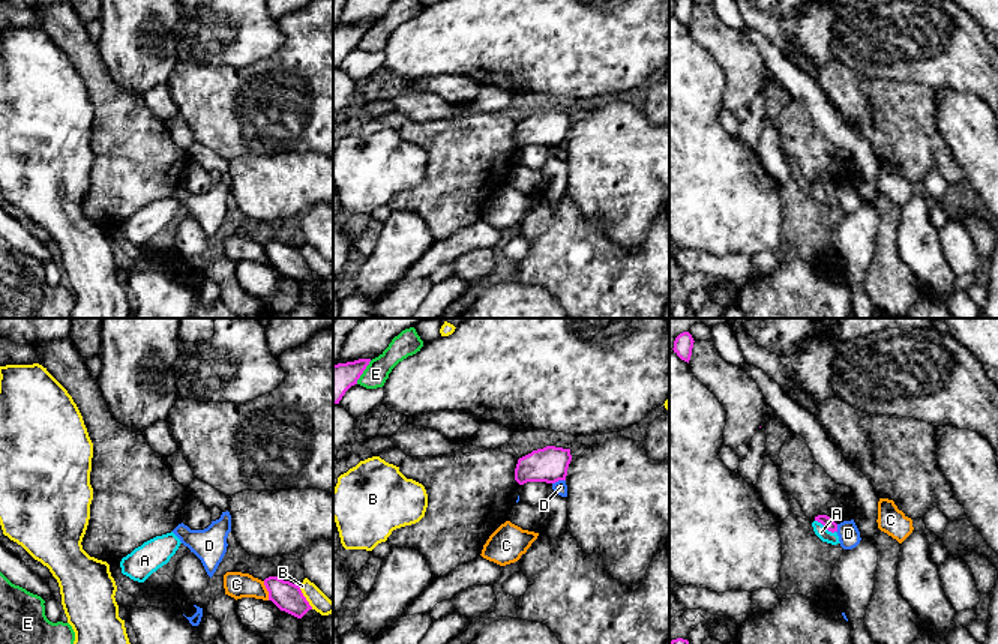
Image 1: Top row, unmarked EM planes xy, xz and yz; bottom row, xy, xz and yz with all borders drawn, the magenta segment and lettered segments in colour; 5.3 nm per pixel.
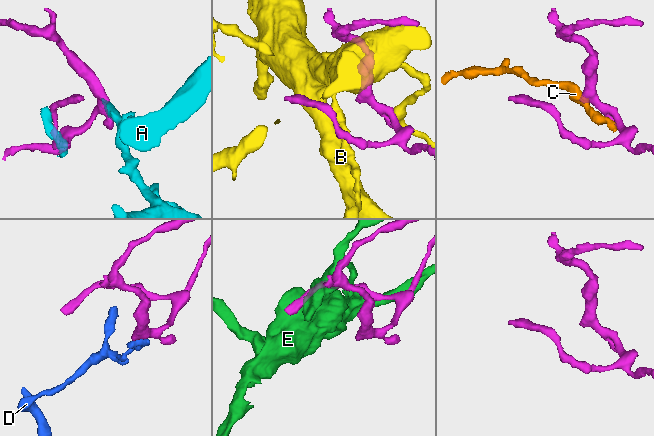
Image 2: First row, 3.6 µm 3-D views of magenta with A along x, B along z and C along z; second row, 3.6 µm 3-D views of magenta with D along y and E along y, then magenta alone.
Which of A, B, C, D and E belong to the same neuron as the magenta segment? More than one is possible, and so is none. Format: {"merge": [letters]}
{"merge": ["A"]}

